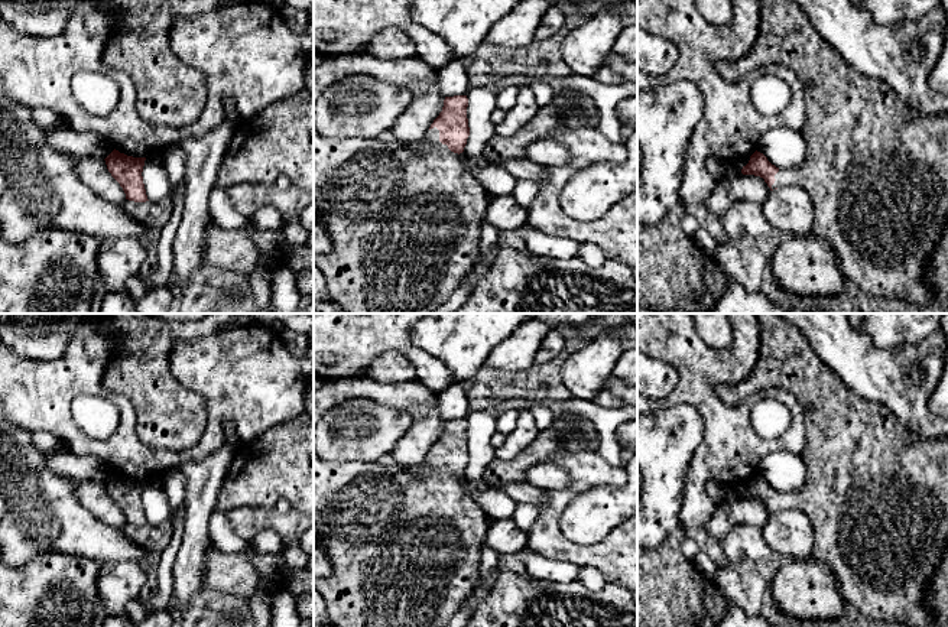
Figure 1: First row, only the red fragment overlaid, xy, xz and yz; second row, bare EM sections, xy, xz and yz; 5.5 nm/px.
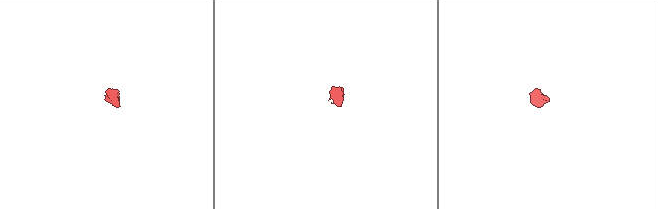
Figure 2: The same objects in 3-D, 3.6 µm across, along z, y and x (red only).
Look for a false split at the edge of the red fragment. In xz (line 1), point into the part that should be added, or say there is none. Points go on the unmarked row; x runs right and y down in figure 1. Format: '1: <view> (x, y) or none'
1: xz (405, 549)

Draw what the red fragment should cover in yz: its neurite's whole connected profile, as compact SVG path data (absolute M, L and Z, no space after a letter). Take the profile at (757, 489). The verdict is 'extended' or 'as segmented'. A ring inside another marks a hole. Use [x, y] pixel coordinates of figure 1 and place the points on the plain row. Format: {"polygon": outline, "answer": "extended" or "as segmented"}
{"polygon": "M775 314L756 316L760 329L756 368L738 384L717 386L715 393L728 406L738 406L770 387L793 393L805 413L806 444L799 457L806 465L806 481L795 491L779 493L756 474L741 497L763 501L770 514L788 509L801 510L812 526L812 555L831 569L845 601L869 621L877 626L899 623L936 627L934 614L925 605L925 591L948 542L948 439L929 441L913 433L886 406L851 392L793 325Z", "answer": "extended"}

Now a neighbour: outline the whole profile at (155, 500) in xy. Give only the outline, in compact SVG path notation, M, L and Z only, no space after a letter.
M147 480L142 500L147 523L158 532L171 516L169 500L163 483L159 480Z

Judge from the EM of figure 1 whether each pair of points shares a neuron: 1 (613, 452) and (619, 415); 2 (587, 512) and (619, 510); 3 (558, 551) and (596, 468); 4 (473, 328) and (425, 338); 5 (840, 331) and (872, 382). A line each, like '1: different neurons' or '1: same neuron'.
1: same neuron
2: same neuron
3: same neuron
4: same neuron
5: same neuron

